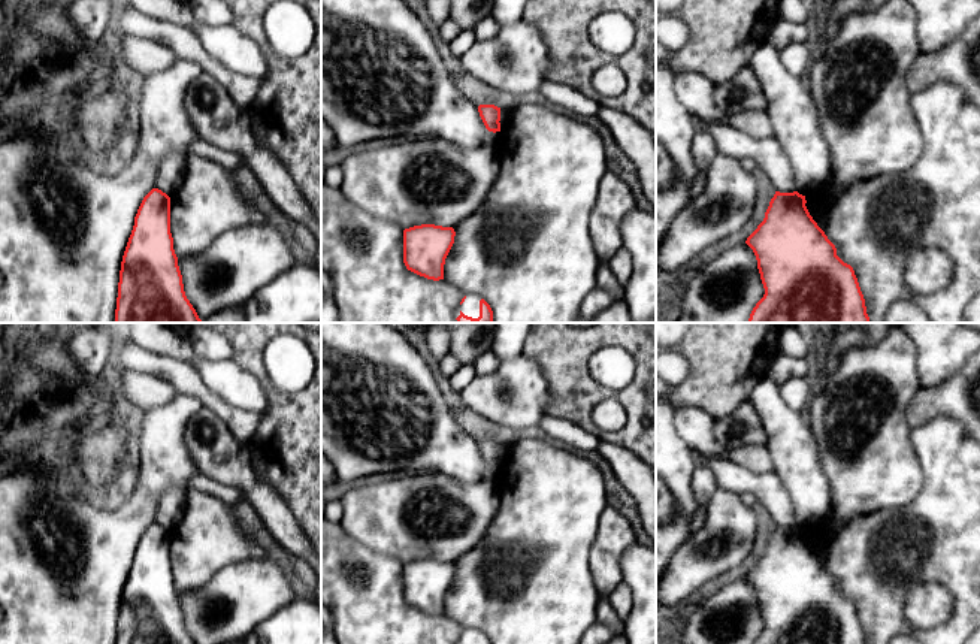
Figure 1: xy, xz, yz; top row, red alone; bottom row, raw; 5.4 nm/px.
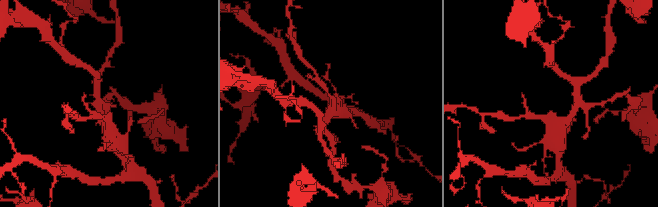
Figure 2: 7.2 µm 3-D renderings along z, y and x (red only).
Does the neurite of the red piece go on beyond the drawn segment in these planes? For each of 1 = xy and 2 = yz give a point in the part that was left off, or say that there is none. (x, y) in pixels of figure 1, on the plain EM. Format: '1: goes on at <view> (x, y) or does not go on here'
1: does not go on here
2: does not go on here

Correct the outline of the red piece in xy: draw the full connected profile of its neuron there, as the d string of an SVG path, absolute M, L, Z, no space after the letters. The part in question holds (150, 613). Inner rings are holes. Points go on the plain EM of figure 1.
M152 523L134 551L120 605L117 644L194 644L185 631L170 568L170 532Z

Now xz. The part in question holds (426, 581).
M421 559L403 565L403 598L427 614L444 614L445 593L454 578L453 562Z

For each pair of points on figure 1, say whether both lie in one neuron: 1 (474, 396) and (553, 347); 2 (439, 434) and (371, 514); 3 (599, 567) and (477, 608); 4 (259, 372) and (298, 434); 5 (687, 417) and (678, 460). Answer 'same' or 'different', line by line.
1: different
2: different
3: different
4: same
5: different

